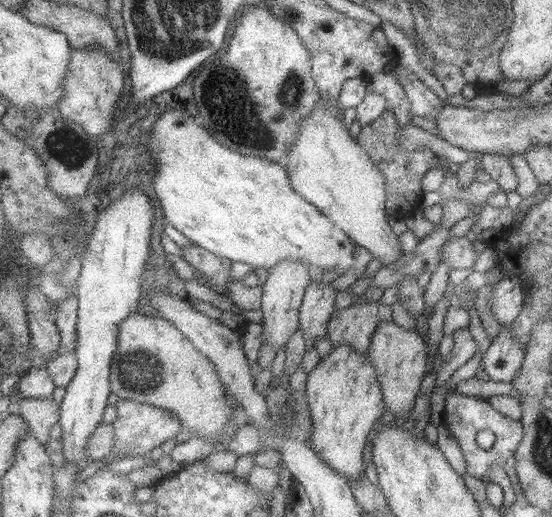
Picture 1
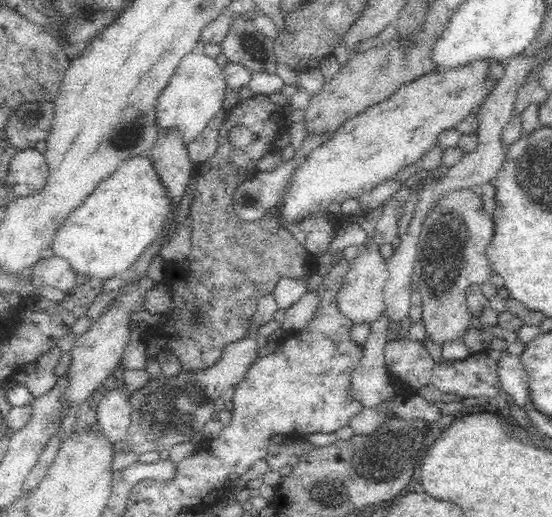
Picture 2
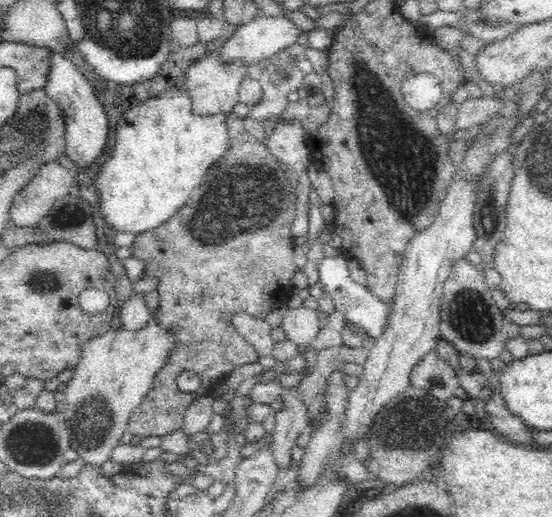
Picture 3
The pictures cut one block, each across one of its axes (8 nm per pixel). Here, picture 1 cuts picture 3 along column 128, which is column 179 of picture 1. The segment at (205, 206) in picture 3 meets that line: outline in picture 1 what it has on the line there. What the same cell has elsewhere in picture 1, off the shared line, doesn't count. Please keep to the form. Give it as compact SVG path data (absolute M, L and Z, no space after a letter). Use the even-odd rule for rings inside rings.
M122 398L117 401L115 406L118 409L117 419L114 422L117 435L117 444L115 445L114 452L112 453L121 454L119 458L115 458L115 460L122 459L125 456L148 456L148 453L151 452L153 448L157 448L158 446L161 446L163 442L167 442L167 440L175 438L175 436L177 436L179 432L184 430L184 424L173 411L159 408L154 404L144 403L143 401L139 402L128 398Z

